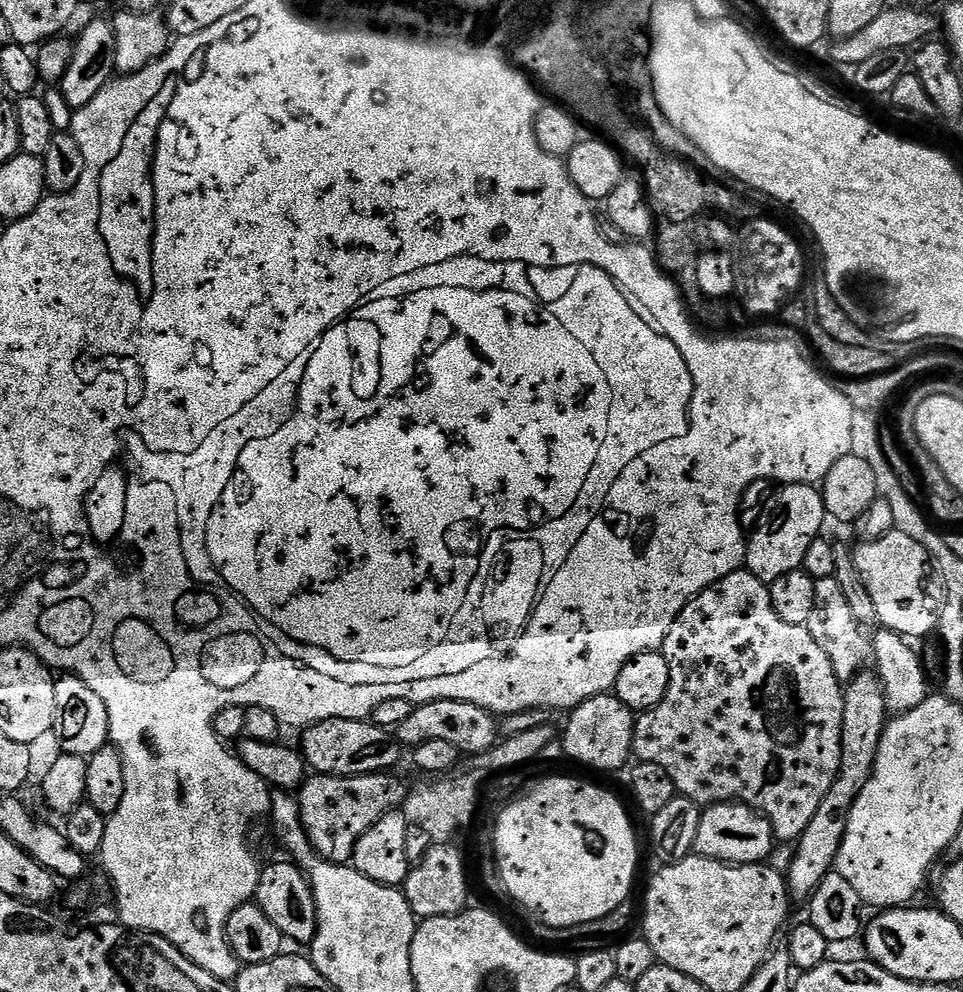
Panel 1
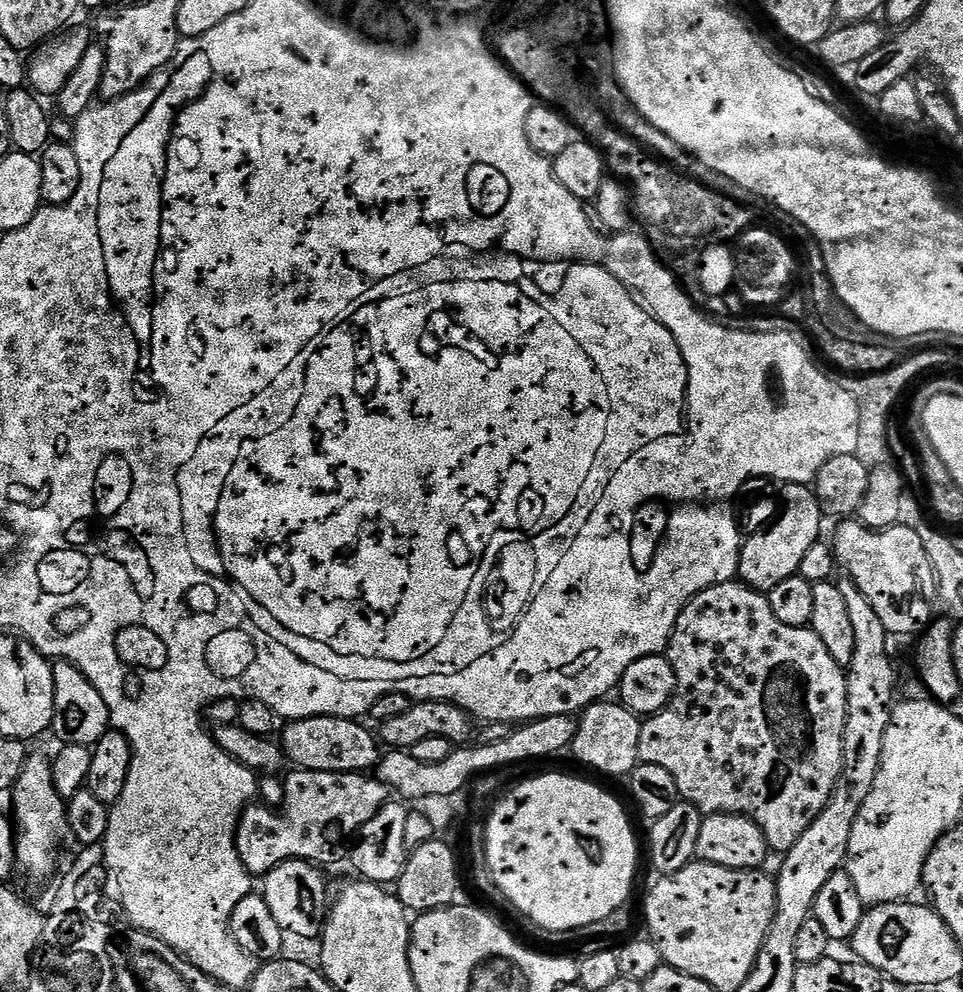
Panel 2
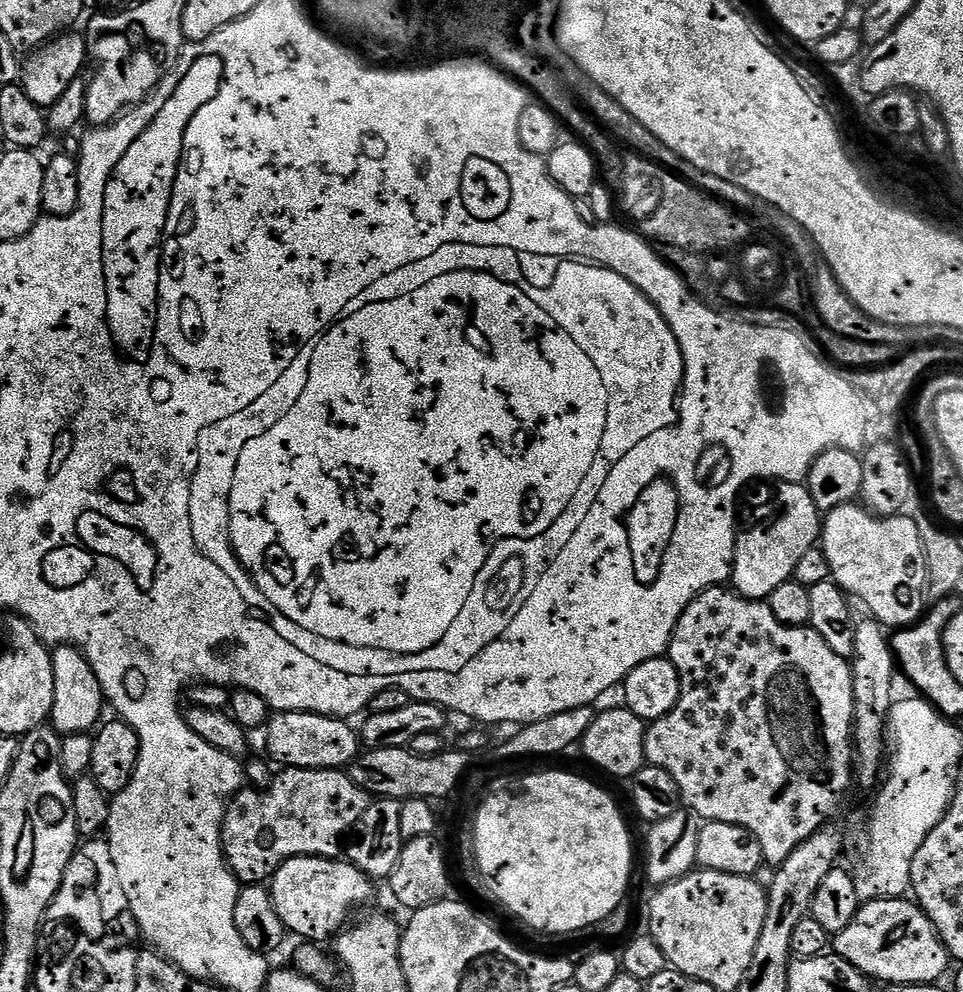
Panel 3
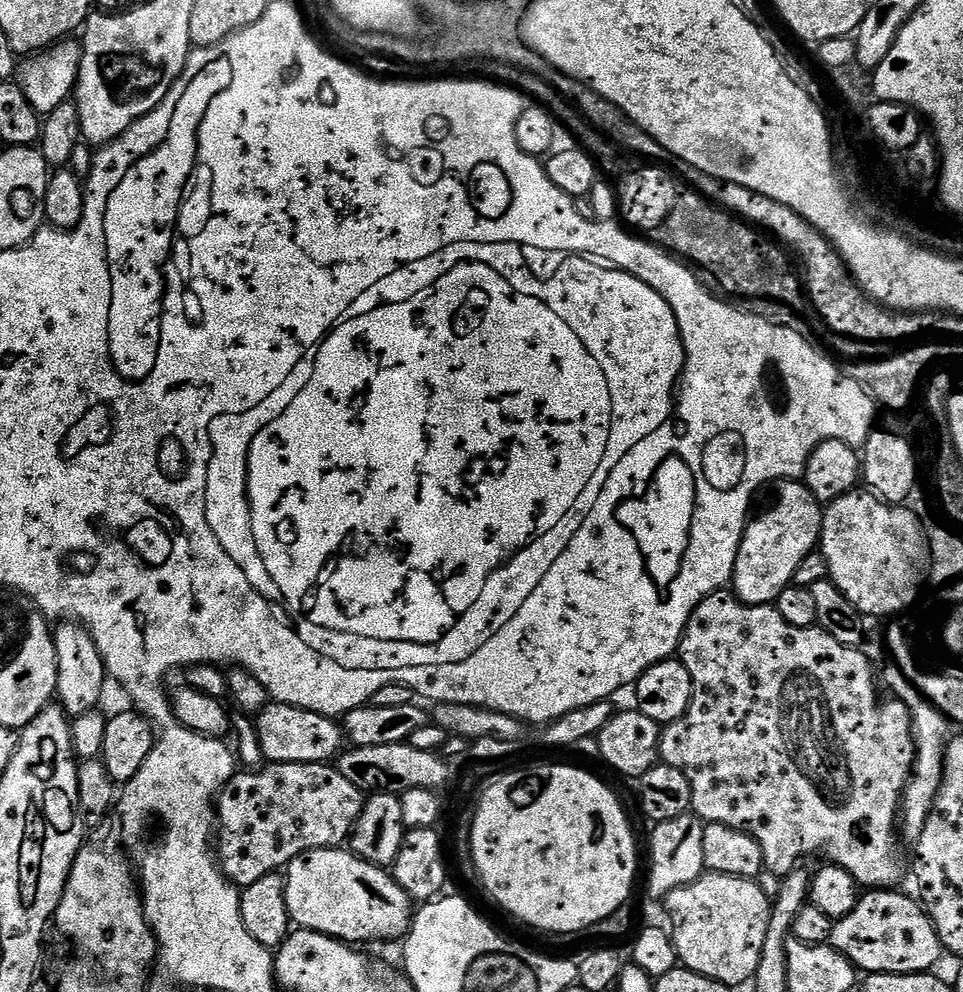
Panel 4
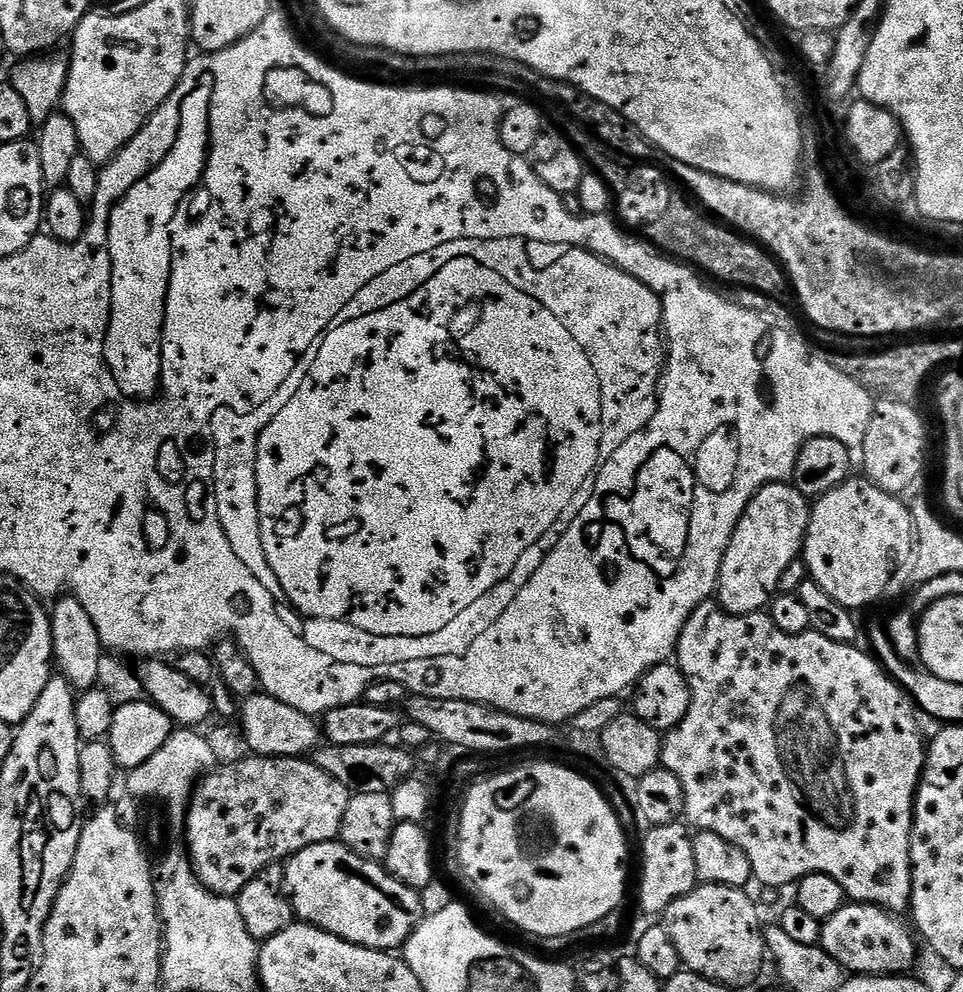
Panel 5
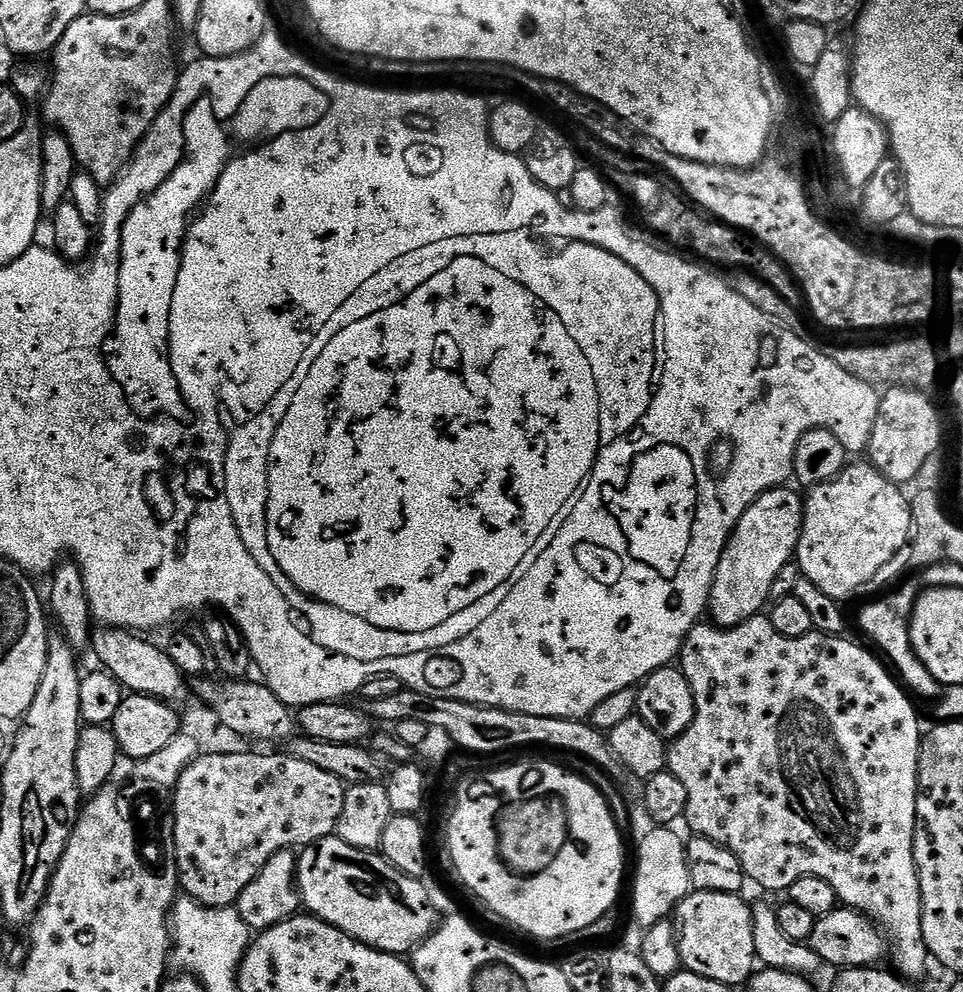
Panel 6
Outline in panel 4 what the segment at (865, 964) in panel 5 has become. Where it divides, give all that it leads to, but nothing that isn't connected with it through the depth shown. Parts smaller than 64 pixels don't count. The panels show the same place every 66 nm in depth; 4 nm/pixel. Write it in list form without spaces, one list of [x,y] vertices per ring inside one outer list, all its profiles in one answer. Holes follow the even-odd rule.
[[[900,890],[865,891],[854,910],[833,923],[830,946],[861,973],[881,976],[928,974],[942,957],[942,945],[923,908]]]

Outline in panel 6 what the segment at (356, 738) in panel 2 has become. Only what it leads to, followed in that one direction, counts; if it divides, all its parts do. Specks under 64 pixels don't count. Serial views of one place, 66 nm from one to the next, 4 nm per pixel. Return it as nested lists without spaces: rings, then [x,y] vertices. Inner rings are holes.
[[[199,679],[194,686],[194,694],[201,699],[203,705],[213,708],[218,714],[219,723],[238,732],[244,738],[252,742],[260,740],[291,740],[298,728],[298,720],[293,709],[283,704],[281,700],[268,688],[268,685],[255,680],[227,681],[225,688],[218,682]]]

